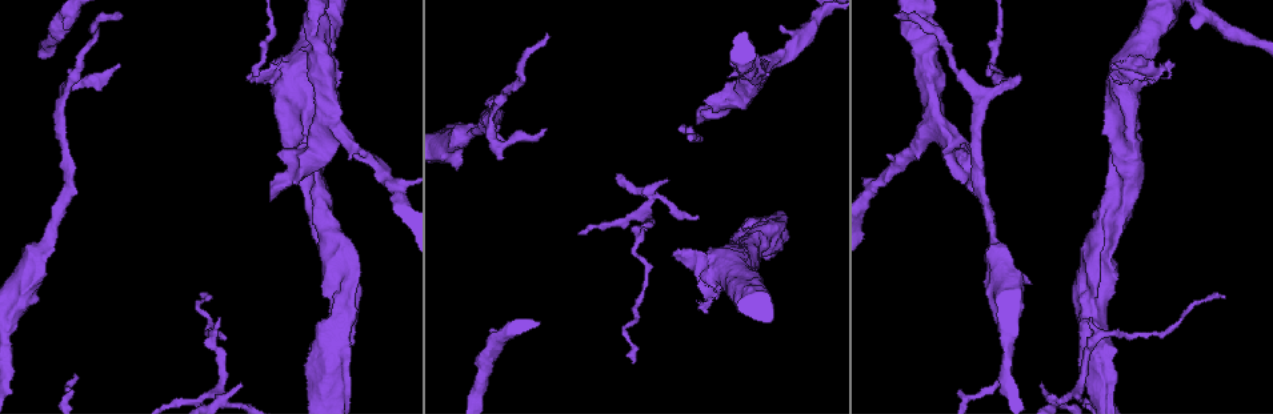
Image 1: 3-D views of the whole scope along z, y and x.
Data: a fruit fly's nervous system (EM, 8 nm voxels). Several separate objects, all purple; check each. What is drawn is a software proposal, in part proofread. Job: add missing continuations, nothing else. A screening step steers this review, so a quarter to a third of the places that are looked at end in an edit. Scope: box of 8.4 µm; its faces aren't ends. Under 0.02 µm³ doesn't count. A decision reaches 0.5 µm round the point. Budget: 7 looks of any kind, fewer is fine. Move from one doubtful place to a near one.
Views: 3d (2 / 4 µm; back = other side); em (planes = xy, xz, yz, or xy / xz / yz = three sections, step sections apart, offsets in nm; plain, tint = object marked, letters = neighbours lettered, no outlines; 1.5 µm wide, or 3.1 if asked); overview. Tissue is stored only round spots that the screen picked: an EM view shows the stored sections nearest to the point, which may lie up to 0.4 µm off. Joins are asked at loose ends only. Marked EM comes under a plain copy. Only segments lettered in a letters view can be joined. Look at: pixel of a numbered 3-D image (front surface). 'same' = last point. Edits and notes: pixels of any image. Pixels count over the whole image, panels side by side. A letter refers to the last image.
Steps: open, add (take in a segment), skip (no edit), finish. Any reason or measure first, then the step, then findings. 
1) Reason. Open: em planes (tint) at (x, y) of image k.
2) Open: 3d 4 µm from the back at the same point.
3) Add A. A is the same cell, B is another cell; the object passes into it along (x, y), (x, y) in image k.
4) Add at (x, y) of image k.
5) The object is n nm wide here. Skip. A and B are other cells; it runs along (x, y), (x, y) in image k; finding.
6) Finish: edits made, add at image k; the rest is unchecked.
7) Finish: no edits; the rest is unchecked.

Open: em planes (letters) at (707, 104) of image 1.

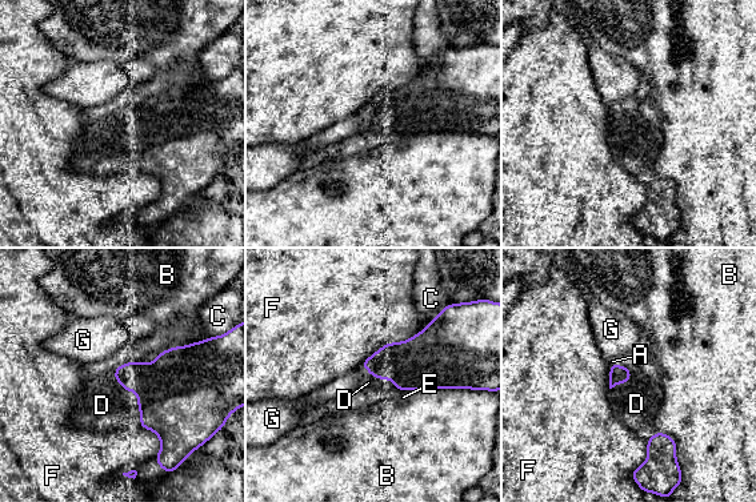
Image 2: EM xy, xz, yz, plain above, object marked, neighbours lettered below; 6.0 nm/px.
Add D. D is the same cell, A, B, C, E, F and G are other cells; it goes on there.

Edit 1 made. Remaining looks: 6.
Long arm stops here. Open: 3d 4 µm at (633, 364) of image 1.

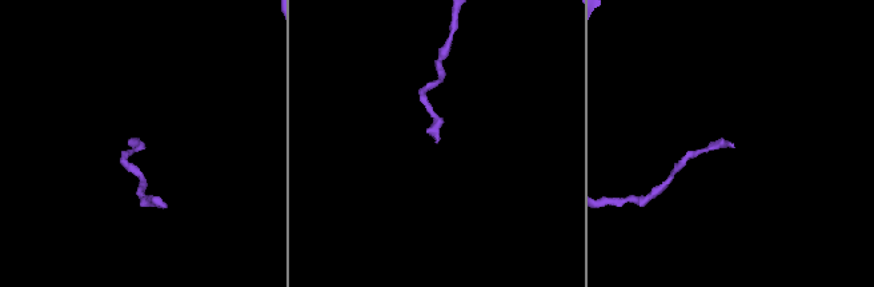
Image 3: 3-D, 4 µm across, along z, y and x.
Open: em xy step 8 (tint) at (435, 142) of image 3.

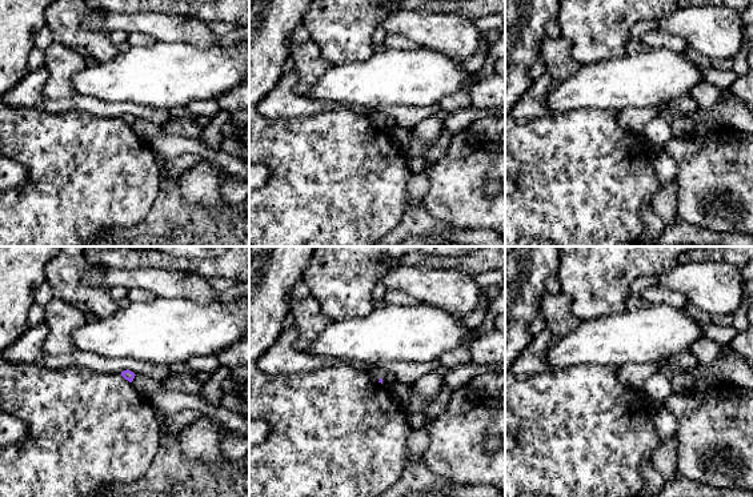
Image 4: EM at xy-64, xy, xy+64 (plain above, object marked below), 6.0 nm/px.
Open: em planes (letters) at the same point.

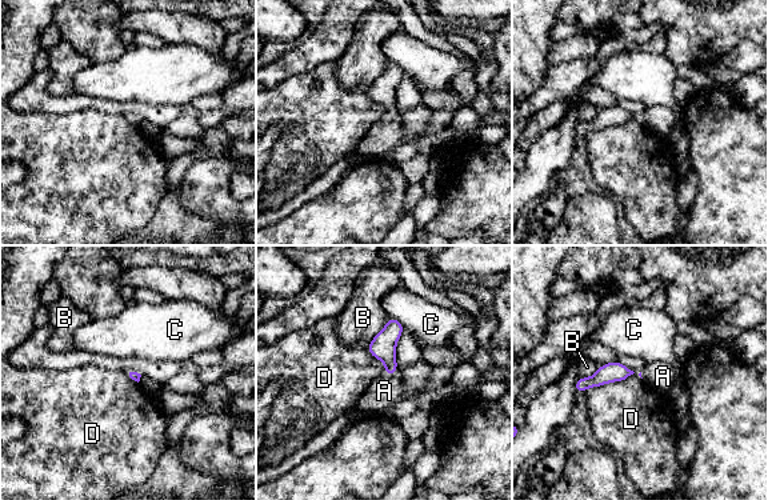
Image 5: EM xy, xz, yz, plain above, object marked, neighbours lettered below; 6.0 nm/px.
Add A. A is the same cell, B, C and D are other cells; the object passes into it along (383, 347), (390, 375), (384, 391) in image 5; the neuron continues.

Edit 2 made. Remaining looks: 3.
Open: overview.

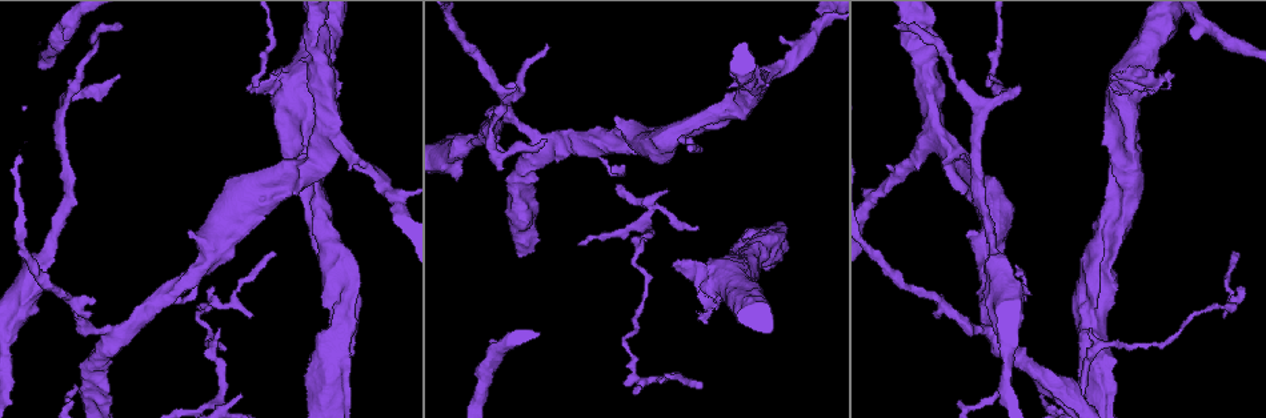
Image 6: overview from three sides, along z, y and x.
Thin end. Open: 3d 4 µm at (625, 166) of image 6.

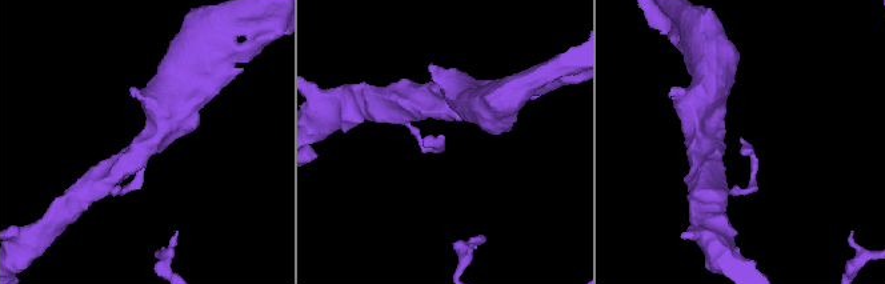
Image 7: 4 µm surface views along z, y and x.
Open: em planes (letters) at (744, 140) of image 7.

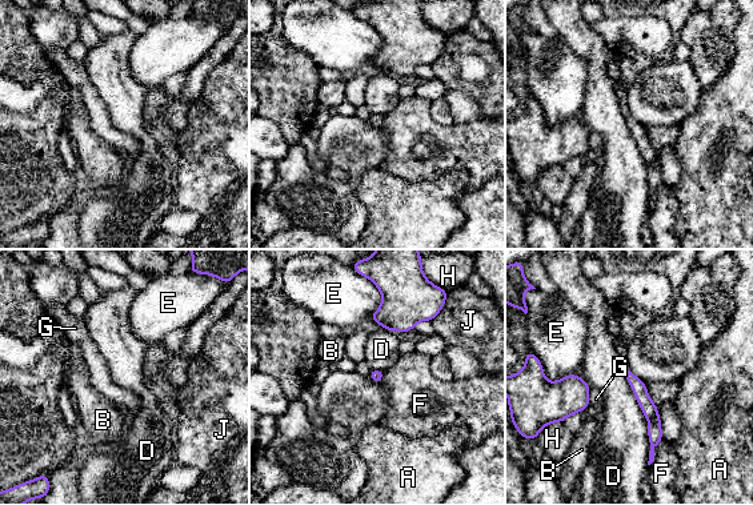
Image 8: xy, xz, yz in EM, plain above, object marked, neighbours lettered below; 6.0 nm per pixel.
The object is 80 nm wide here. Skip. A, B, D, E, F, G, H and J are other cells; it runs along (629, 376), (653, 417), (653, 443) in image 8; none of them fits.

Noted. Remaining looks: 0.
Finish: edits made, add at image 2, add at image 5; the rest is unchecked.

